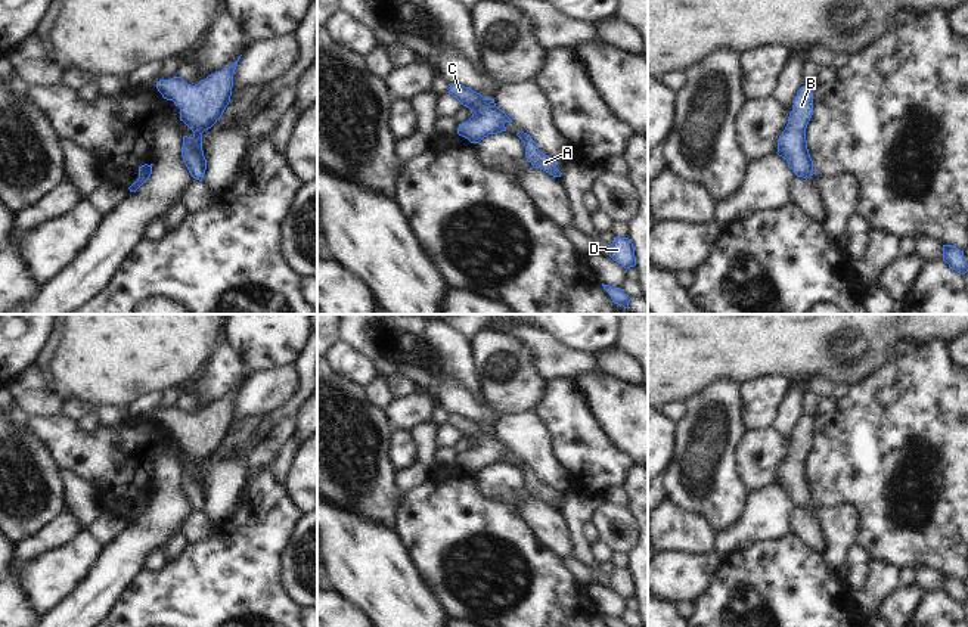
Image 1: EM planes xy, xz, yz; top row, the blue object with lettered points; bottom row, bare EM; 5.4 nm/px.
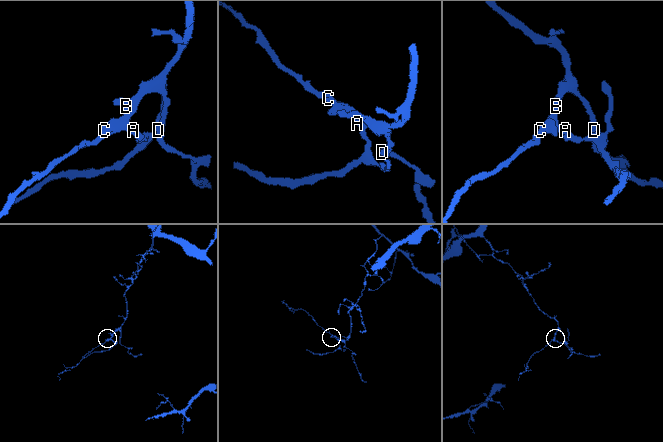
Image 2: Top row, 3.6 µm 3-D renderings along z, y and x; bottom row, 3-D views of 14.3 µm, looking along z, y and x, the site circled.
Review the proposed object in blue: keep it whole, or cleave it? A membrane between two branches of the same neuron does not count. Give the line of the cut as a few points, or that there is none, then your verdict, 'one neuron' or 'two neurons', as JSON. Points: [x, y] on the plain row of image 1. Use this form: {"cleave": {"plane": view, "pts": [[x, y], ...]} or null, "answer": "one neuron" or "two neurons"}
{"cleave": null, "answer": "one neuron"}

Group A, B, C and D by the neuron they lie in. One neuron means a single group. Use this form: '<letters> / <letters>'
A B C D

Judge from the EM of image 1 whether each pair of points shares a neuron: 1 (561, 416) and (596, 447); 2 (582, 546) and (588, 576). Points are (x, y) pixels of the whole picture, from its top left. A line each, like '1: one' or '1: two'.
1: one
2: two

